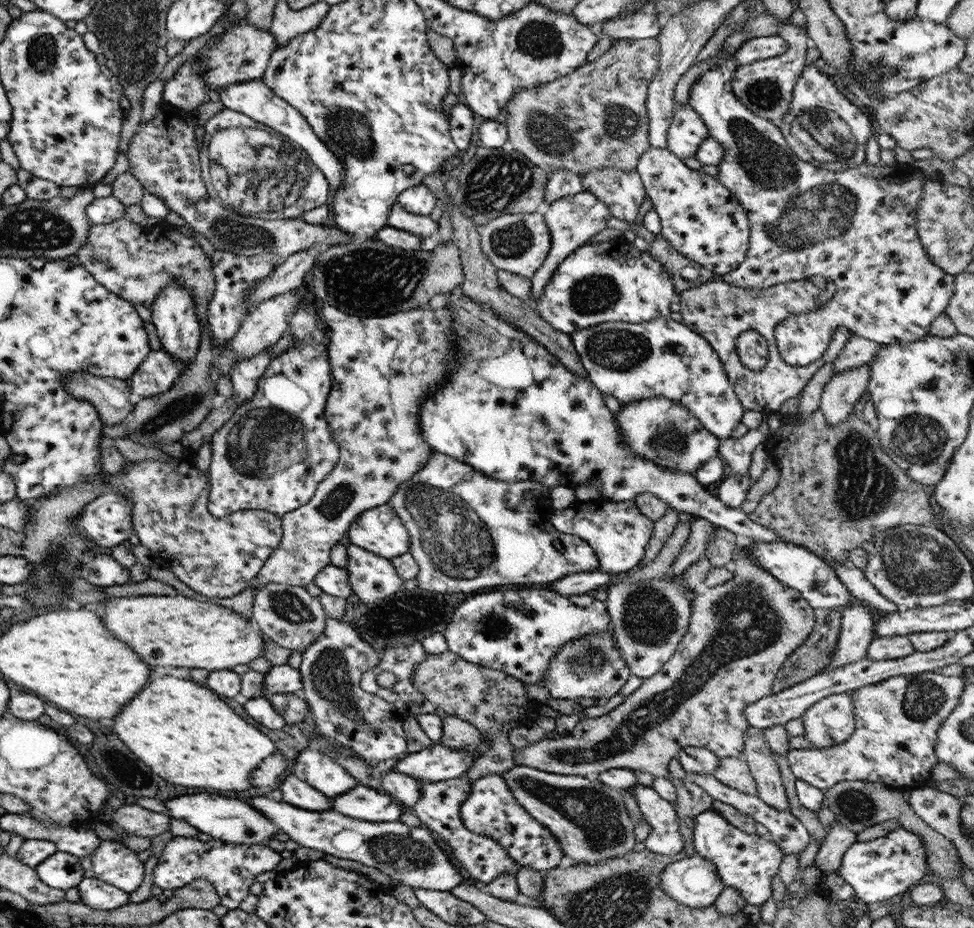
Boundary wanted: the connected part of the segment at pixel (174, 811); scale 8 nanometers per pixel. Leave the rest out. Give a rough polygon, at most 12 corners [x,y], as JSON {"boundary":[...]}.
{"boundary":[[187,794],[162,803],[170,818],[232,845],[279,832],[243,800]]}

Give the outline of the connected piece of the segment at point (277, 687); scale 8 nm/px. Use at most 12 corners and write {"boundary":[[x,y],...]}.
{"boundary":[[273,665],[263,673],[265,697],[300,694],[297,668]]}

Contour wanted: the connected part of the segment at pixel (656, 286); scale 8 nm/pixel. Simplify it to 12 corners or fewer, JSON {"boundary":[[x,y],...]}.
{"boundary":[[620,240],[584,243],[535,306],[571,334],[669,317],[664,268]]}

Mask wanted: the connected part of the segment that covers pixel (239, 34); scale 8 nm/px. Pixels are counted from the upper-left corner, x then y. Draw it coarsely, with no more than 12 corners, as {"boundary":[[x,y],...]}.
{"boundary":[[239,21],[200,56],[205,101],[262,78],[277,48],[268,28]]}

